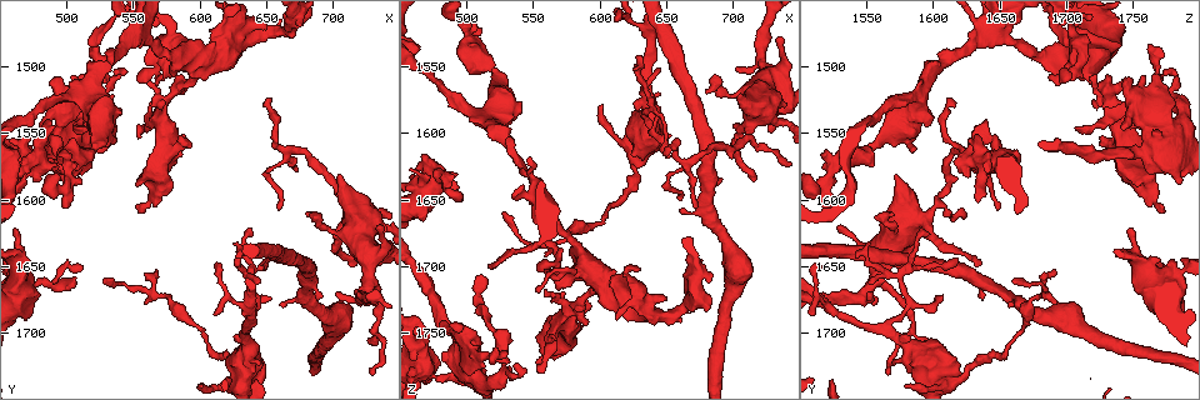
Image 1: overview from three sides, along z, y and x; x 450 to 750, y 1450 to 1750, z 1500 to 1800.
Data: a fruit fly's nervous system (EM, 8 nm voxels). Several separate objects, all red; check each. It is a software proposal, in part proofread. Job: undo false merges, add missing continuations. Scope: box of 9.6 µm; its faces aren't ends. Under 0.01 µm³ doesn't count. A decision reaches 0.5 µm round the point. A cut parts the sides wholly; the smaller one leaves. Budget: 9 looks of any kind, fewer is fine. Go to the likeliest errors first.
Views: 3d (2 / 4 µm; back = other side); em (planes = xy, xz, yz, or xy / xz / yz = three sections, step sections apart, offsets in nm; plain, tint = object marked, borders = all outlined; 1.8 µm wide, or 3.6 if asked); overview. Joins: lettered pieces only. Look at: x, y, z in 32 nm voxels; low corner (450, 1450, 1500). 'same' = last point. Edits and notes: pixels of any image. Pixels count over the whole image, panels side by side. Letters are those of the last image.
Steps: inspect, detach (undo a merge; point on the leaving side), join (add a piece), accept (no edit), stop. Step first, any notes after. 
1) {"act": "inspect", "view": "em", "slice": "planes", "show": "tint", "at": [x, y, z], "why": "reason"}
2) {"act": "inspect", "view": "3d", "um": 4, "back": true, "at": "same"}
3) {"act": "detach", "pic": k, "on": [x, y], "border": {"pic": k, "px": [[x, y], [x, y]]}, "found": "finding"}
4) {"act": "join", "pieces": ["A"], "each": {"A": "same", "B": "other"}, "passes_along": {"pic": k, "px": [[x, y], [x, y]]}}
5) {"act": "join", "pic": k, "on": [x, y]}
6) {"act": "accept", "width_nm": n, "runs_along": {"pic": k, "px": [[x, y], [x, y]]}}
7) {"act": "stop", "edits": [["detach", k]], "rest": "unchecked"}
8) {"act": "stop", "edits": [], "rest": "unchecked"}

{"act": "inspect", "view": "3d", "um": 4, "at": [510, 1548, 1706]}

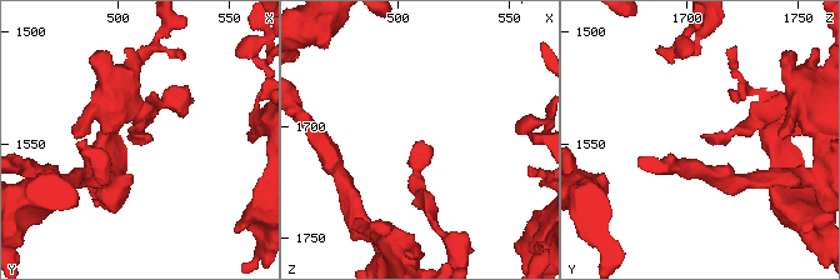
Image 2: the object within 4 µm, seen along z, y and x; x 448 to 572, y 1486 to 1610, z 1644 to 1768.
{"act": "inspect", "view": "em", "slice": "xy", "step": 16, "show": "plain", "at": [510, 1546, 1706]}

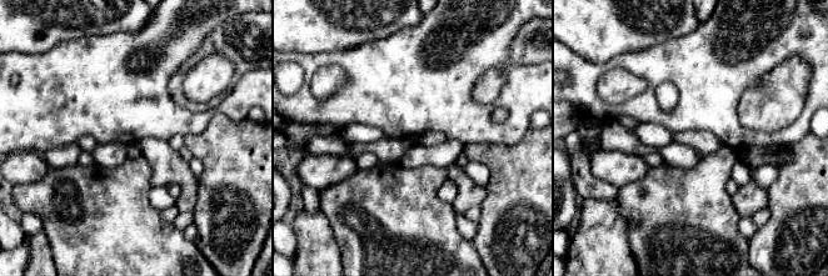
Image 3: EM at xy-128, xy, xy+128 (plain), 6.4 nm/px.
{"act": "inspect", "view": "em", "slice": "xy", "step": 16, "show": "borders", "at": "same"}

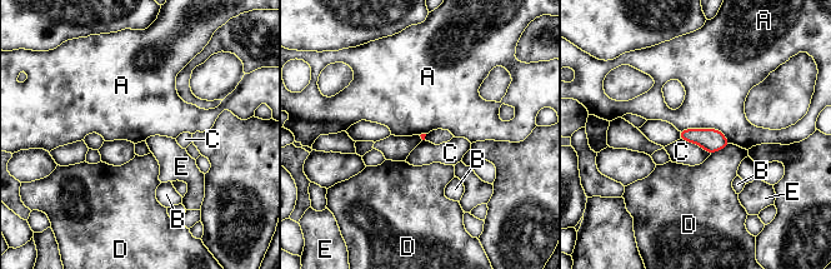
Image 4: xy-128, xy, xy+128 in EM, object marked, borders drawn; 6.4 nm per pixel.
{"act": "accept", "each": {"A": "other", "B": "other", "C": "other", "D": "other", "E": "other"}, "border": {"pic": 4, "px": [[680, 130], [717, 129], [730, 143]]}, "found": "none of them fits"}

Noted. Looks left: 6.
{"act": "inspect", "view": "em", "slice": "yz", "step": 8, "show": "tint", "at": [634, 1470, 1728], "why": "branch point"}

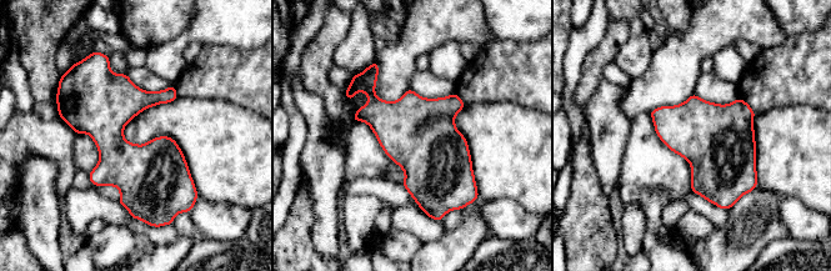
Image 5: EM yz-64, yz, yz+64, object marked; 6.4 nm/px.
{"act": "inspect", "view": "em", "slice": "planes", "show": "borders", "at": "same", "why": "another direction"}

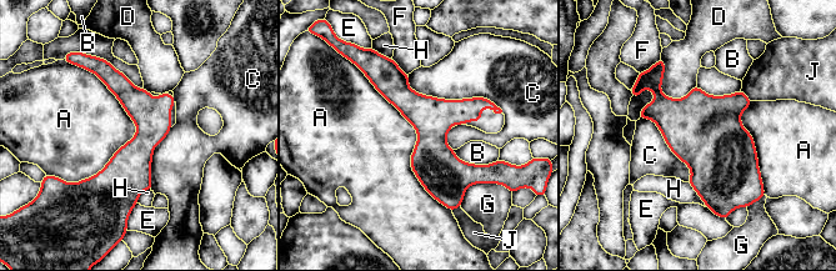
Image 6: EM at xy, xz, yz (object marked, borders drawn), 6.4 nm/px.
{"act": "accept", "each": {"A": "other", "B": "other", "C": "other", "D": "other", "E": "other", "F": "other", "G": "other", "H": "other", "J": "other"}, "runs_along": {"pic": 6, "px": [[105, 65], [144, 110], [125, 205]]}, "found": "all the same neuron"}

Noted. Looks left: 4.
{"act": "inspect", "view": "em", "slice": "planes", "show": "borders", "at": [636, 1700, 1568], "why": "branch point"}

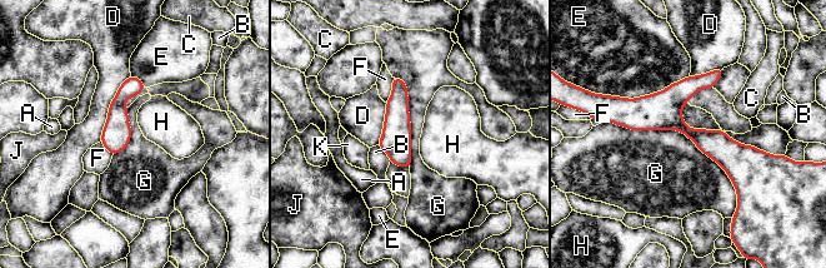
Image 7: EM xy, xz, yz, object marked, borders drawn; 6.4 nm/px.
{"act": "accept", "each": {"A": "other", "B": "other", "C": "other", "D": "other", "E": "other", "F": "other", "G": "other", "H": "other", "J": "other", "K": "other"}, "border": {"pic": 7, "px": [[604, 122], [681, 130], [737, 204]]}, "found": "one neuron here"}

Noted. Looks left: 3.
{"act": "inspect", "view": "3d", "um": 2, "at": [486, 1540, 1640], "why": "an open end"}

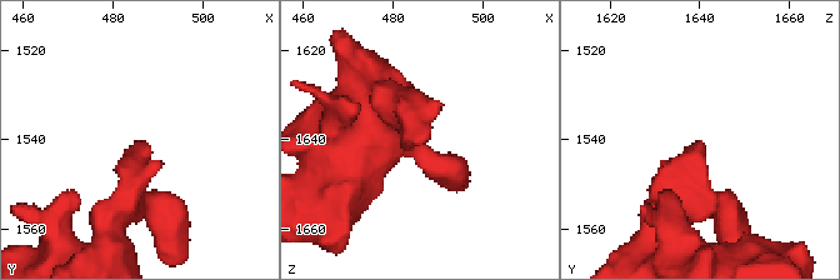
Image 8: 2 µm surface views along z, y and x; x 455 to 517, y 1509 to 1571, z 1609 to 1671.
{"act": "inspect", "view": "em", "slice": "planes", "show": "plain", "at": [486, 1541, 1640], "arm_widths_nm": [260, 300]}

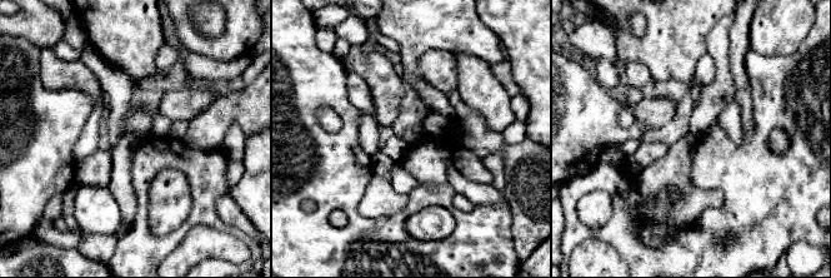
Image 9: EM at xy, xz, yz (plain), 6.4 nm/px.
{"act": "inspect", "view": "em", "slice": "planes", "show": "borders", "at": "same"}

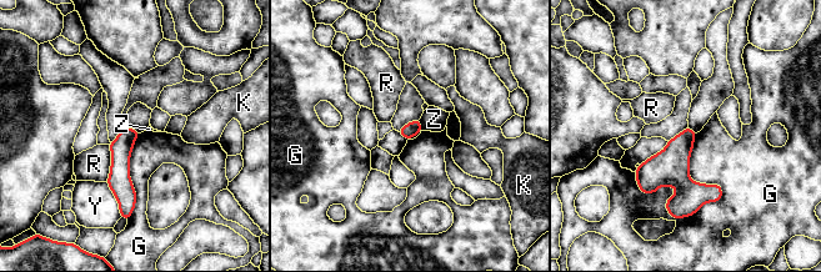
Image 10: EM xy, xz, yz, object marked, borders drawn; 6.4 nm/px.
{"act": "accept", "each": {"G": "other", "K": "other", "R": "other", "Y": "other", "Z": "other"}, "runs_along": {"pic": 10, "px": [[129, 131], [121, 146], [124, 207]]}, "found": "none of them fits"}

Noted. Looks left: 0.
{"act": "stop", "edits": [], "rest": "unchecked"}

